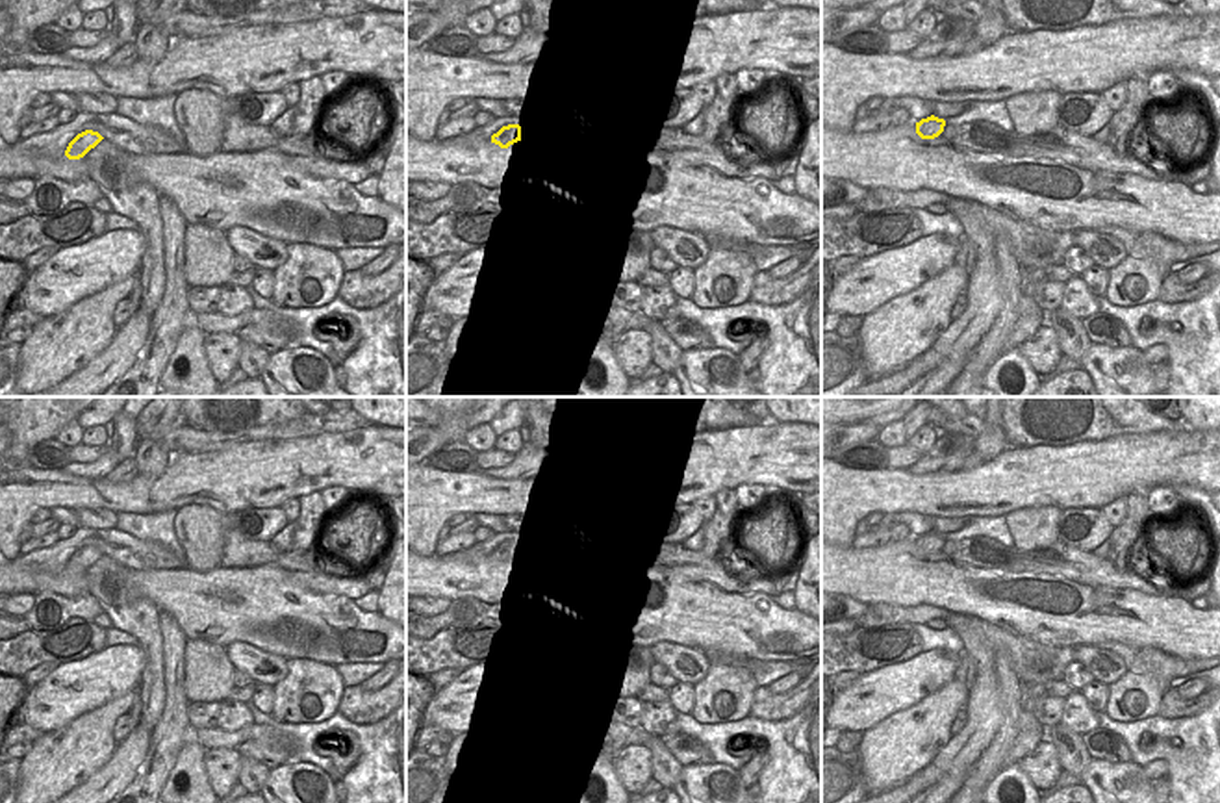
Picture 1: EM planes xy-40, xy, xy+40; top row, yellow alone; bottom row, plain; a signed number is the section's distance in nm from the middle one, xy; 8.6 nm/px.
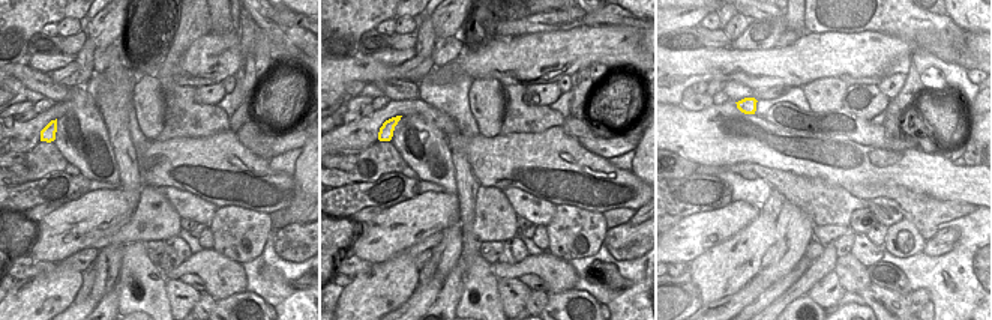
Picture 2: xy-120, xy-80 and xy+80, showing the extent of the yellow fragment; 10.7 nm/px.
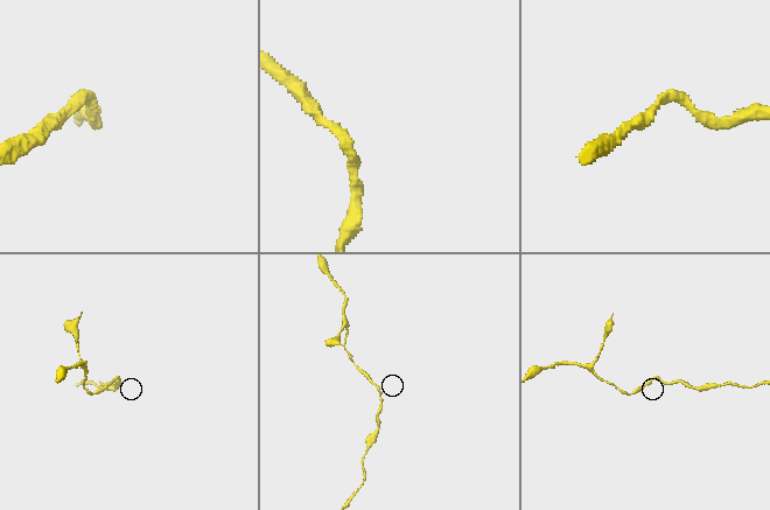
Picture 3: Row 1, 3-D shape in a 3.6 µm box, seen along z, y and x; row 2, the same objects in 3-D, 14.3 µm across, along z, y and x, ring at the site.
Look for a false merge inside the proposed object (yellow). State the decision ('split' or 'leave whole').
leave whole

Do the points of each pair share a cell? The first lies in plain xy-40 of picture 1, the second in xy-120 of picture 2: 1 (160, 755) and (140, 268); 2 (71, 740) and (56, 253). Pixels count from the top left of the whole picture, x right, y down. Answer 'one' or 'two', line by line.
1: two
2: two

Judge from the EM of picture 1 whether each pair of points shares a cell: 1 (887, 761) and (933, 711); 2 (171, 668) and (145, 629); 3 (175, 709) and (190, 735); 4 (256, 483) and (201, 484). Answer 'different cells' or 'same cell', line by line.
1: same cell
2: different cells
3: same cell
4: same cell

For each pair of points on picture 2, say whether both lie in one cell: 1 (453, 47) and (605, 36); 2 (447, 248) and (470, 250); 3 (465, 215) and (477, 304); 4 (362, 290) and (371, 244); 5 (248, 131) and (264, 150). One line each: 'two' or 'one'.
1: two
2: two
3: two
4: two
5: one

